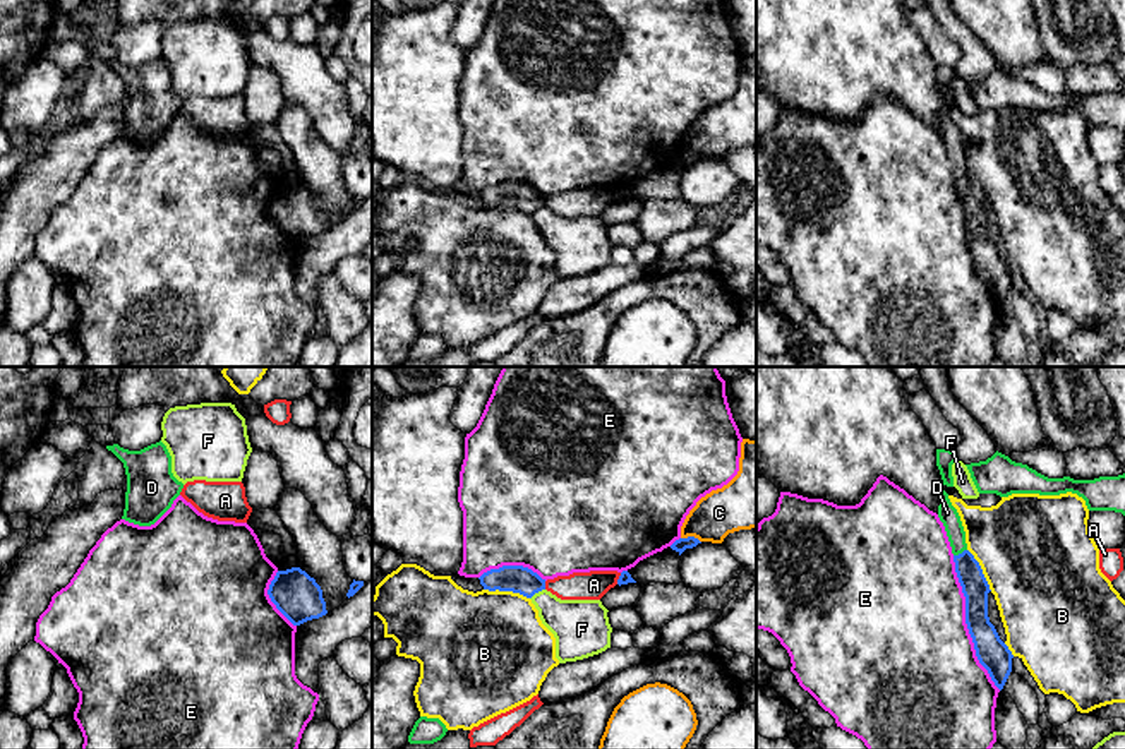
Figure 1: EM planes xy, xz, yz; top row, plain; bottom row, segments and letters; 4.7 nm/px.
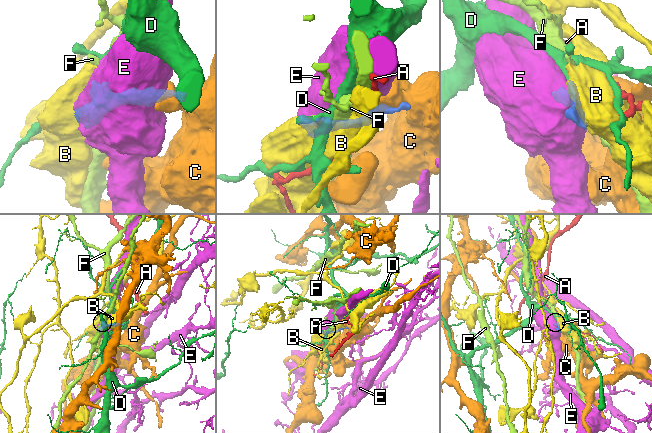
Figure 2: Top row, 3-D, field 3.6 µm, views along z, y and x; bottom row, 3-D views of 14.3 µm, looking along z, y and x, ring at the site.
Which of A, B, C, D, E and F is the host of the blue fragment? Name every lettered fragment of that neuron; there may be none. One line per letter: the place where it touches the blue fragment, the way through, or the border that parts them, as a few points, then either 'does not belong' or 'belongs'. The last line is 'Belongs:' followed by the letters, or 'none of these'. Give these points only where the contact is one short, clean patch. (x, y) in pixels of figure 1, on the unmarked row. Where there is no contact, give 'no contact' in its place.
A: xz (544, 201) | along xz (544, 197), (546, 204) | does not belong
B: xz (506, 206) | does not belong
C: xz (691, 153) | does not belong
D: yz (959, 170) | across yz (974, 203), (959, 170), (957, 151), (947, 129) | belongs
E: yz (966, 239) | does not belong
F: xz (537, 208) | along xz (544, 204), (530, 215) | does not belong
Belongs: D

